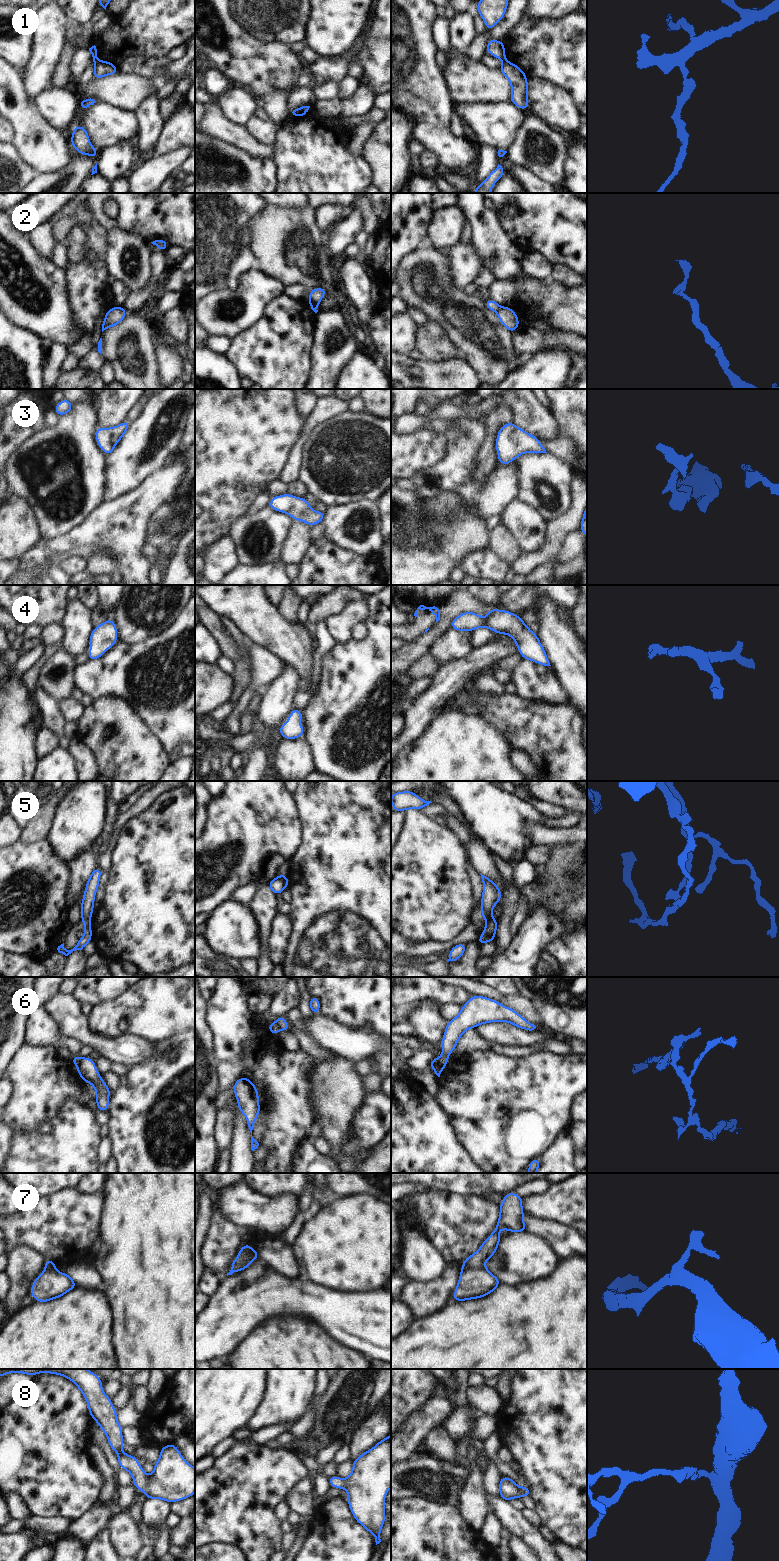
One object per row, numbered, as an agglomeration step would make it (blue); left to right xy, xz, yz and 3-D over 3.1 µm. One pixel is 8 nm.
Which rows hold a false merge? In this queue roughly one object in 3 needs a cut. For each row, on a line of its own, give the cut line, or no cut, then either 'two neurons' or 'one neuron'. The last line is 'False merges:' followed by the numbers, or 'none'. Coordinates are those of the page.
1: xy (99, 61), (95, 64) | two neurons
2: xz (309, 300), (318, 303) | two neurons
3: no cut | one neuron
4: no cut | one neuron
5: yz (493, 918), (486, 920) | two neurons
6: yz (437, 1058), (440, 1062), (445, 1063) | two neurons
7: yz (462, 1267), (484, 1268) | two neurons
8: no cut | one neuron
False merges: 1, 2, 5, 6, 7

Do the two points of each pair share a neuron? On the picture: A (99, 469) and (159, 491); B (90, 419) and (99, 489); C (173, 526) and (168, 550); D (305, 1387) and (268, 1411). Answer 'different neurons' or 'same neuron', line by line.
A: different neurons
B: same neuron
C: different neurons
D: same neuron

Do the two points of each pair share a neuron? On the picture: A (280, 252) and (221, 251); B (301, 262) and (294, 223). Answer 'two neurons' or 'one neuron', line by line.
A: two neurons
B: one neuron

